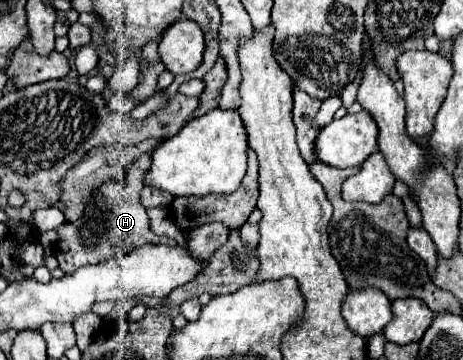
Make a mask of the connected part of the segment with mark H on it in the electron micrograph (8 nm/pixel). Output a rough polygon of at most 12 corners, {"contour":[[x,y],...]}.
{"contour":[[150,157],[124,187],[102,185],[52,247],[64,273],[108,261],[120,247],[176,245],[152,233],[140,205]]}

